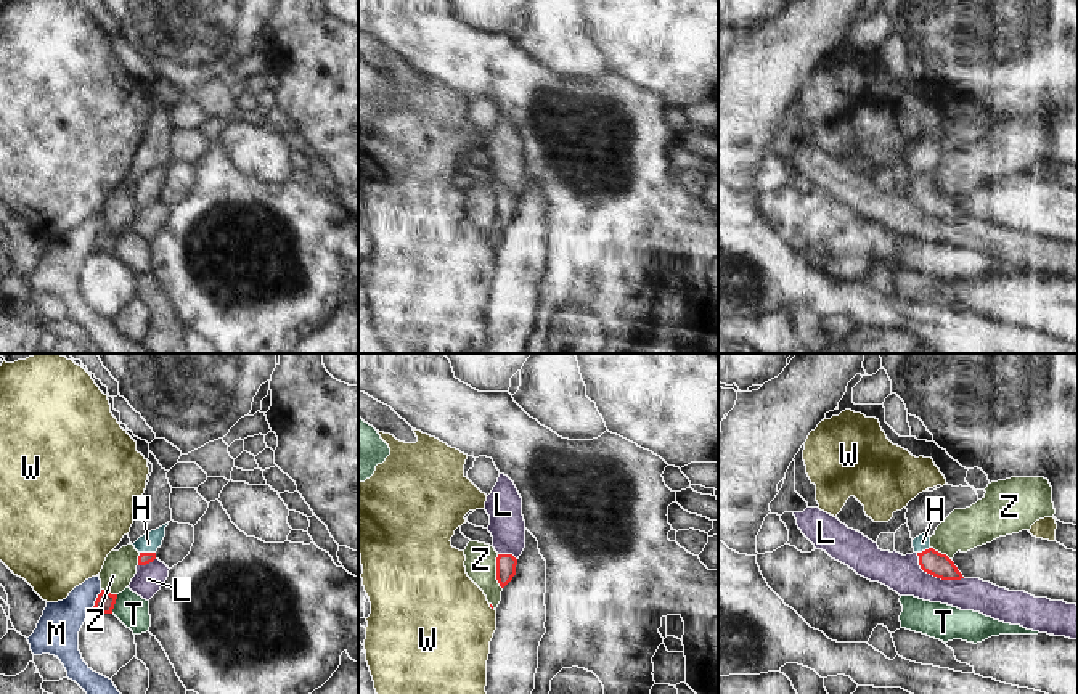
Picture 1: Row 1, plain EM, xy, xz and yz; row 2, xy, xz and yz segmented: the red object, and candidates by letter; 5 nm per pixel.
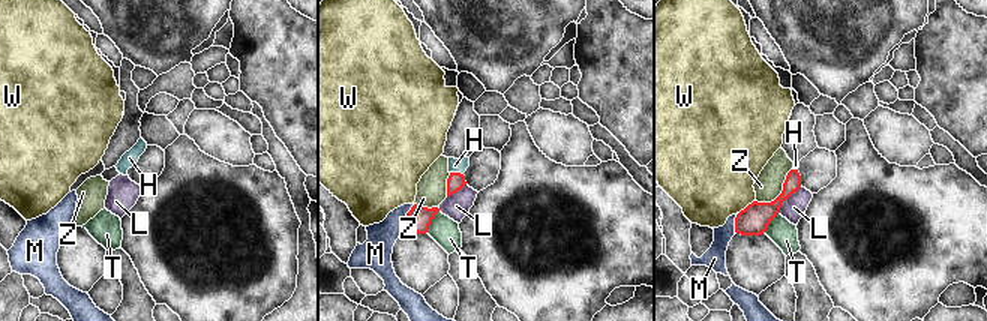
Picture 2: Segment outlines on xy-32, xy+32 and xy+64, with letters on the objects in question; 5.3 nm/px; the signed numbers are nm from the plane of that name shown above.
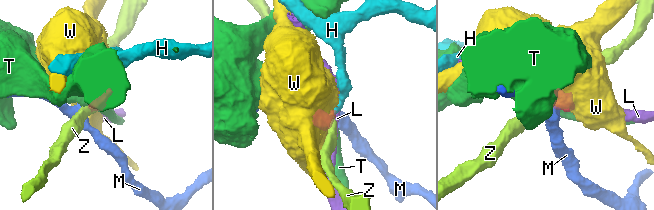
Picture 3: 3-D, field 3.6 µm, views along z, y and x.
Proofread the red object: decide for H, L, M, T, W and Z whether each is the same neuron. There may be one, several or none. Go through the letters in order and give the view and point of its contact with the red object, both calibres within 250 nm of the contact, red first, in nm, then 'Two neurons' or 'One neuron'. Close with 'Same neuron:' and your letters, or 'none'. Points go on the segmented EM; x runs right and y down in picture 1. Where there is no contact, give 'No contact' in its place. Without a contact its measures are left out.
H: Touches red at xy (148, 553). Thickness 60 nm (red) against 100 nm. One neuron
L: Touches red at yz (935, 575). Thickness 120 nm (red) against 190 nm. Two neurons
M: Touches red at xy (95, 601). Thickness 100 nm (red) against 220 nm. Two neurons
T: Touches red at xy (113, 604). Thickness 100 nm (red) against 160 nm. Two neurons
W: Touches red at xz (490, 606). Thickness 20 nm (red) against 500 nm. Two neurons
Z: Touches red at xz (497, 572). Thickness 100 nm (red) against 160 nm. Two neurons
Same neuron: H.

